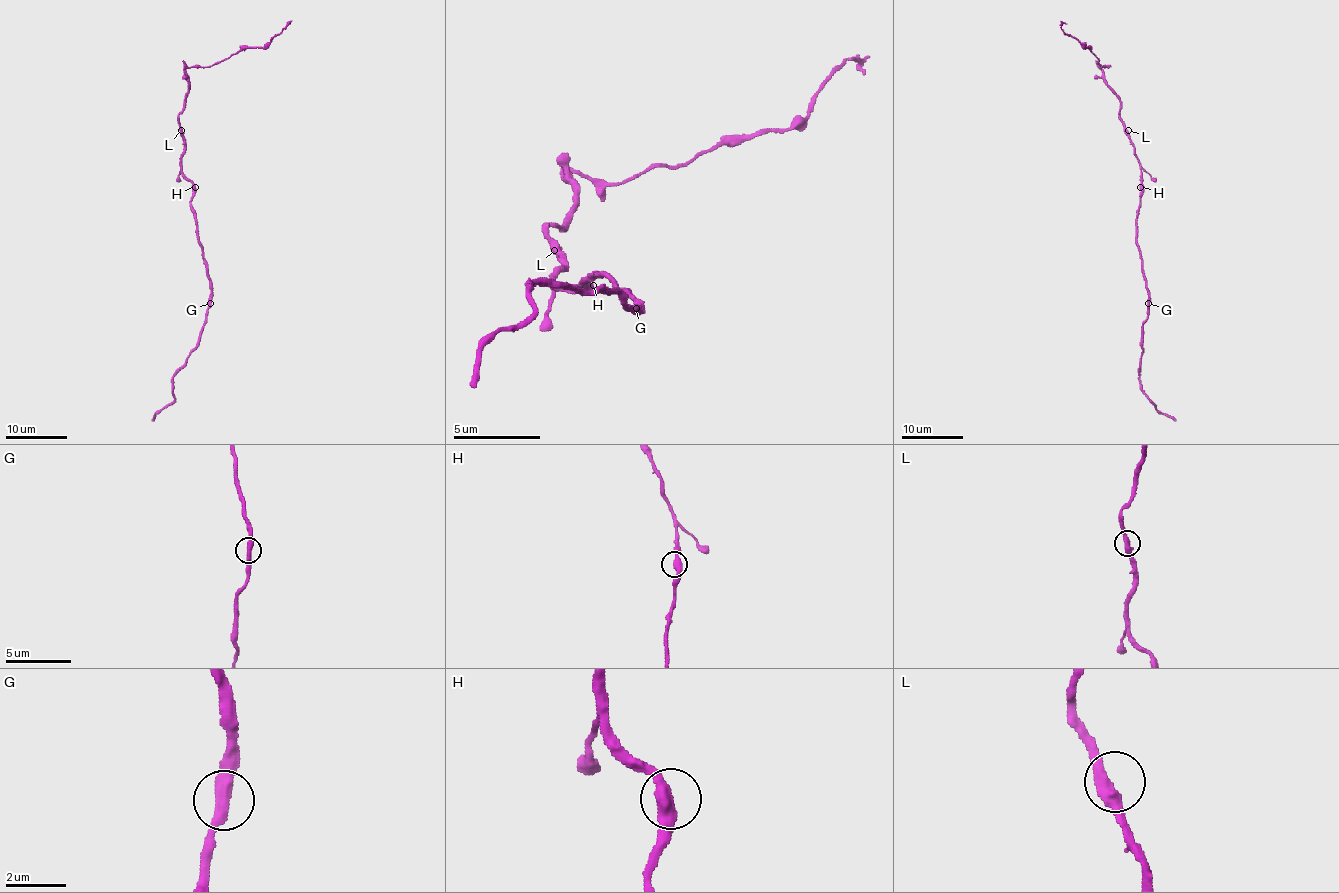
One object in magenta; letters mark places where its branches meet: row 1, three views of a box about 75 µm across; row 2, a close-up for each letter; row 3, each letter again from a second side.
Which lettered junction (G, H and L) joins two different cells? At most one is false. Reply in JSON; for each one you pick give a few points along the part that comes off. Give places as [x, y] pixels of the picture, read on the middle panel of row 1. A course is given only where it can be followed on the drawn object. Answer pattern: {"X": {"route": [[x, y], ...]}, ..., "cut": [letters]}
{"cut": []}

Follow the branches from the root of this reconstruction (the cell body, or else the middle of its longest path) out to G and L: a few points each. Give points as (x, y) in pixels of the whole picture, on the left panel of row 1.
G: (192, 187), (190, 208), (209, 280), (210, 303)
L: (192, 187), (192, 182), (183, 173), (184, 139), (181, 130)

